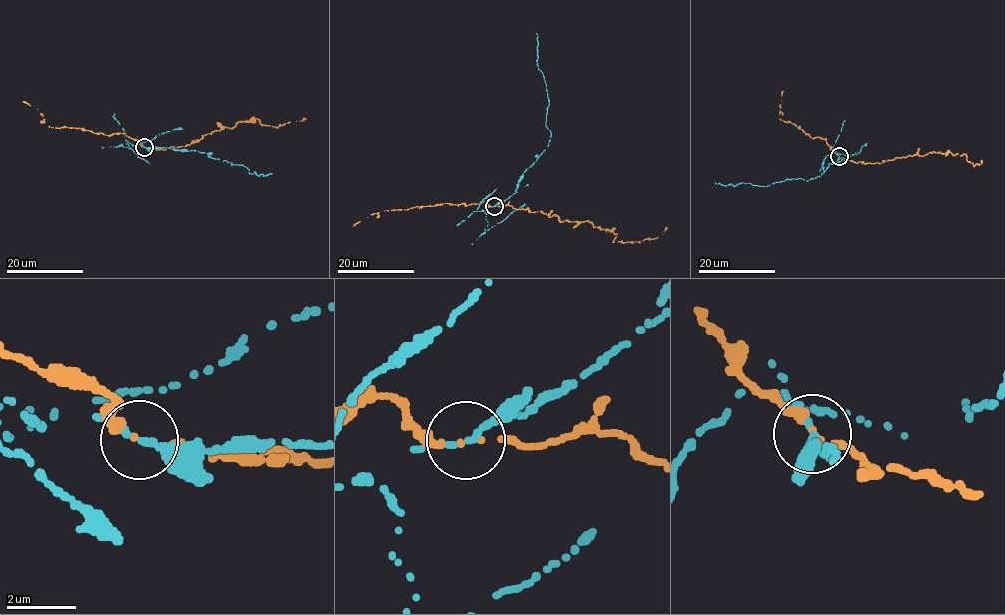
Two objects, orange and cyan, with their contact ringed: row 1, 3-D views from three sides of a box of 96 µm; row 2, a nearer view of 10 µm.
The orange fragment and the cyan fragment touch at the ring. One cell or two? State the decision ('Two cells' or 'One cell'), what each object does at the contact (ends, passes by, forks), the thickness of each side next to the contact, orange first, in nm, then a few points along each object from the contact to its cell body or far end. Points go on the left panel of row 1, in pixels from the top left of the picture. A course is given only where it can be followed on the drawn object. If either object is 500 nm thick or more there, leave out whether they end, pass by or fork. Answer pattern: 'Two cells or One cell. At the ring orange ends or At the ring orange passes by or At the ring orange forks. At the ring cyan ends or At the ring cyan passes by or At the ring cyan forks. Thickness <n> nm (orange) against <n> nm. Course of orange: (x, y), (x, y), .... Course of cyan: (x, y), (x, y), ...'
Two cells. At the ring orange passes by. At the ring cyan passes by. Thickness 150 nm (orange) against 180 nm. Course of orange: (144, 146), (187, 145), (252, 119), (275, 127), (305, 118). Course of cyan: (144, 147), (207, 153), (231, 165), (248, 167), (248, 173), (272, 173)

